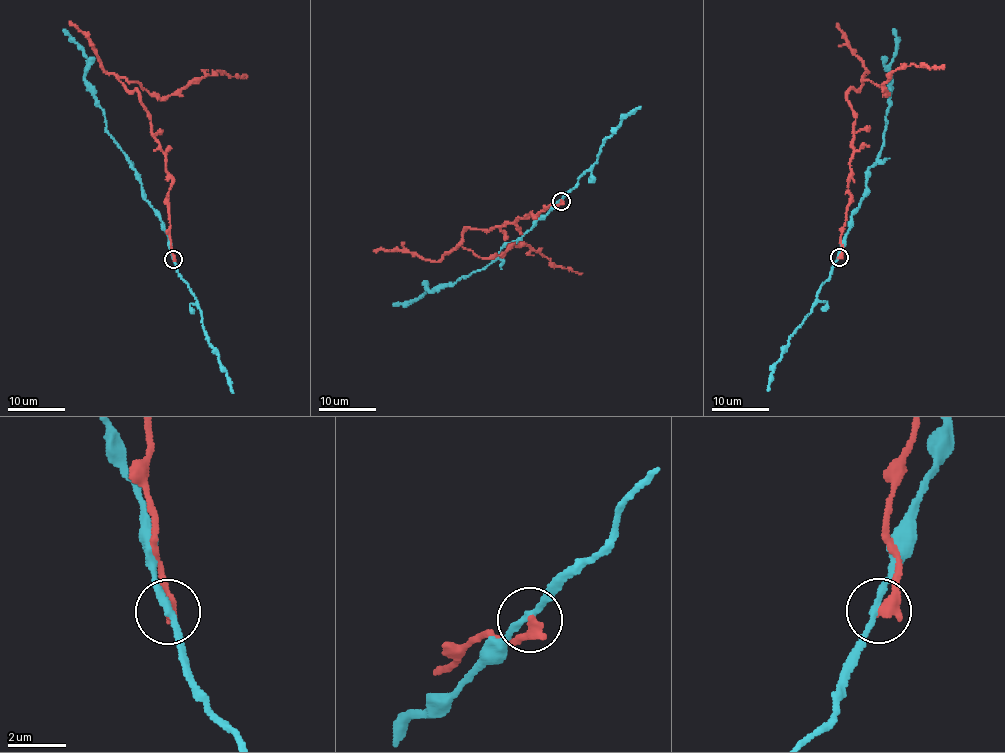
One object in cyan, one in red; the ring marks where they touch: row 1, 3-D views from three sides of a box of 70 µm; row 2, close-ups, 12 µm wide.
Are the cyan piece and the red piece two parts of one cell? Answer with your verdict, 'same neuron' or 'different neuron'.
different neuron

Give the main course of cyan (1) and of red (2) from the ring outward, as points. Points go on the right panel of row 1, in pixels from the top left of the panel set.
1: (839, 257), (851, 216), (863, 196), (867, 172), (883, 142), (889, 103), (890, 62), (896, 44), (893, 29)
2: (839, 257), (855, 113), (847, 93), (863, 79), (888, 94), (883, 83), (893, 72), (915, 64), (944, 67)

